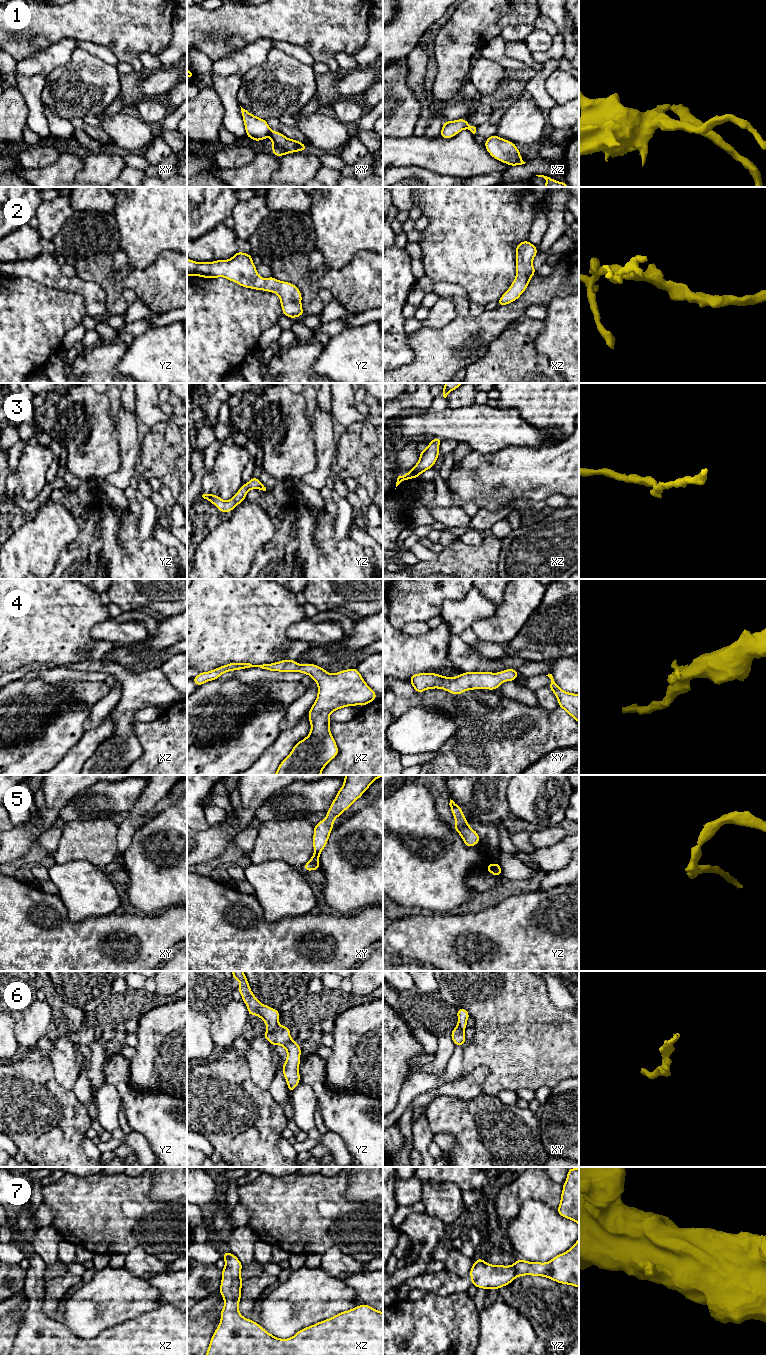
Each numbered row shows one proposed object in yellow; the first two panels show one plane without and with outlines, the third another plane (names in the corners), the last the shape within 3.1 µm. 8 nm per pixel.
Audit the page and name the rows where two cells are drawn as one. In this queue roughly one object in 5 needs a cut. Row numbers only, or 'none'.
1

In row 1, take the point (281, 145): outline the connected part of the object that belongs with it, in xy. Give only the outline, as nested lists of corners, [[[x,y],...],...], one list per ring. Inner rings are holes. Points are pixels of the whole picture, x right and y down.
[[[272,131],[270,136],[272,141],[272,153],[277,157],[308,149],[302,142],[289,139],[280,132]]]

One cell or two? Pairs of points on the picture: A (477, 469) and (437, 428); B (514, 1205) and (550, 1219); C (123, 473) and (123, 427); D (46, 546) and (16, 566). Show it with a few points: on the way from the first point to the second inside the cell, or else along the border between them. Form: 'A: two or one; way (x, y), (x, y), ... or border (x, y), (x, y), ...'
A: two; border (472, 449), (481, 453), (495, 452)
B: two; border (543, 1202), (526, 1199), (518, 1213), (505, 1225)
C: one; way (129, 462), (128, 438)
D: one; way (39, 546), (36, 546), (23, 559)

